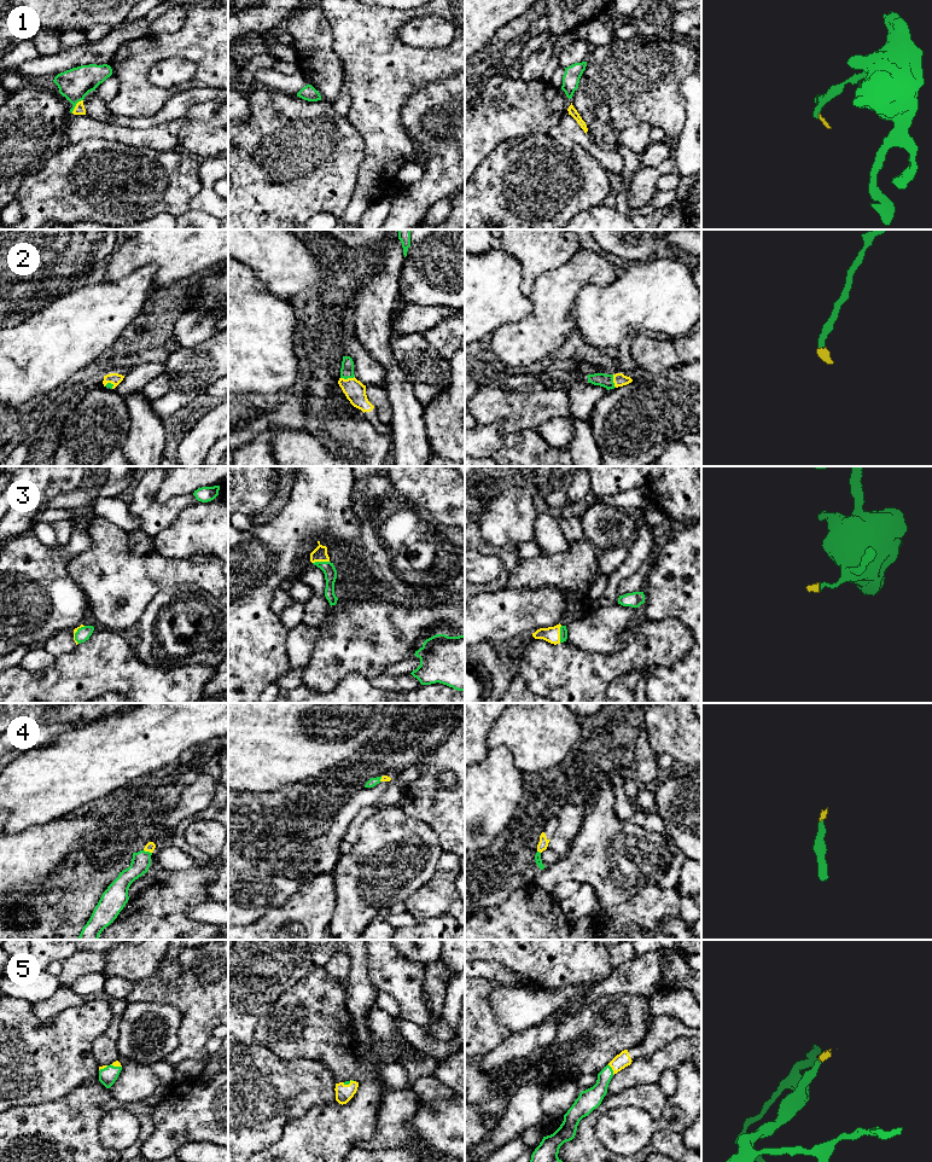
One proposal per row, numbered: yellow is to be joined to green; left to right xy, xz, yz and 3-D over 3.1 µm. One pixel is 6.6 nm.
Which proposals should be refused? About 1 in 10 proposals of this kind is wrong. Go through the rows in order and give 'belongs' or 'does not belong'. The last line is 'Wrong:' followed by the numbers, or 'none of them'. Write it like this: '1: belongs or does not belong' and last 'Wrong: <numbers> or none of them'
1: belongs
2: belongs
3: belongs
4: belongs
5: belongs
Wrong: none of them

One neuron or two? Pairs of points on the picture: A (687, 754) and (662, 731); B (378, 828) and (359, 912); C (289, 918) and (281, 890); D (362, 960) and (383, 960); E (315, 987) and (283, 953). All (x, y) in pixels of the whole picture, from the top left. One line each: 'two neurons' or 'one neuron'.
A: one neuron
B: one neuron
C: two neurons
D: two neurons
E: two neurons

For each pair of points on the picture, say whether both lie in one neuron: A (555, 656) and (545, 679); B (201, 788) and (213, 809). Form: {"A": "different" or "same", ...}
{"A": "same", "B": "different"}

